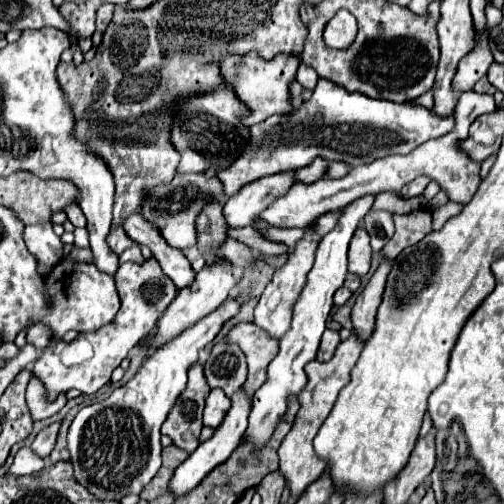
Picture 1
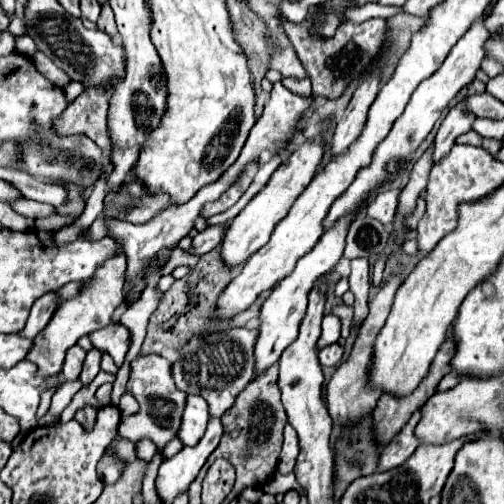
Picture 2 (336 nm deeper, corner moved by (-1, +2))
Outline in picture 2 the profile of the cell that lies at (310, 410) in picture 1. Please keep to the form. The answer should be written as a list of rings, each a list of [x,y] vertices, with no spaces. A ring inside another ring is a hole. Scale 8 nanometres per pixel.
[[[398,274],[390,276],[388,282],[380,288],[380,292],[370,300],[370,314],[362,322],[358,338],[354,340],[354,346],[352,346],[350,358],[348,358],[348,362],[344,362],[344,364],[340,364],[336,368],[336,372],[334,372],[334,376],[332,376],[330,384],[328,384],[328,394],[326,394],[328,412],[334,418],[334,422],[340,424],[342,428],[348,424],[348,420],[358,422],[360,416],[372,412],[372,408],[376,408],[378,398],[382,396],[382,392],[374,392],[374,388],[366,388],[366,368],[370,368],[376,334],[378,334],[378,330],[382,330],[382,326],[384,326],[384,322],[386,322],[386,318],[390,314],[390,308],[392,308],[392,302],[394,302],[394,294],[400,288],[400,284],[402,284],[402,278]]]

